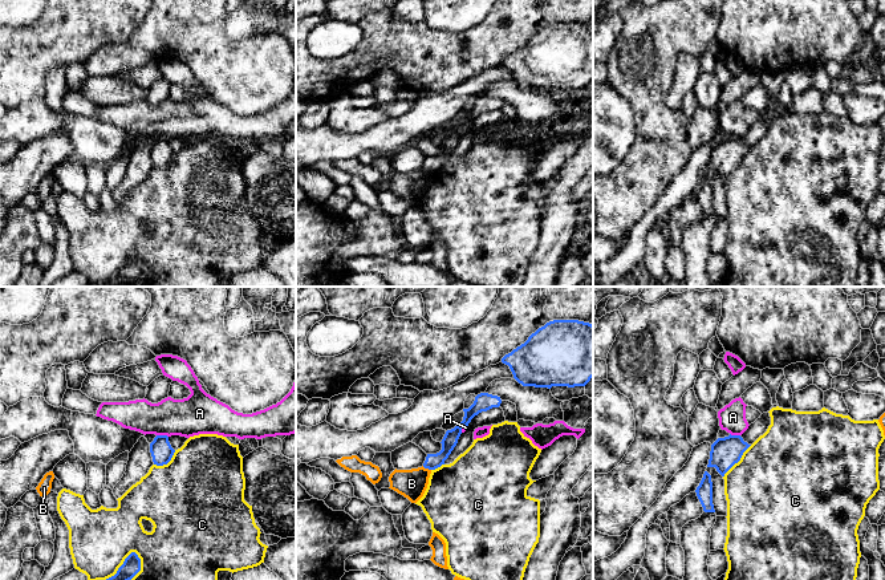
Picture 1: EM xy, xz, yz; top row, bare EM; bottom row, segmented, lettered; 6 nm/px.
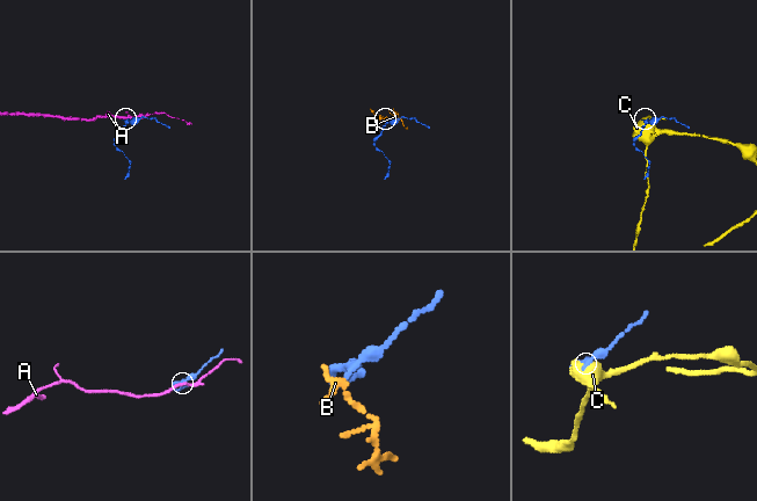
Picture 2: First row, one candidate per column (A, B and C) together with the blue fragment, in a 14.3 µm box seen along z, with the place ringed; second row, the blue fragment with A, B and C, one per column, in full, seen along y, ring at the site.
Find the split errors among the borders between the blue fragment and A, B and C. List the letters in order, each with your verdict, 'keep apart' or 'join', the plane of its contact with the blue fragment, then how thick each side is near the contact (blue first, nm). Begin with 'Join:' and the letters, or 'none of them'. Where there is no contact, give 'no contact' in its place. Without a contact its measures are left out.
Join: none of them
A: keep apart; contact in xy; calibres 130 and 240 nm
B: keep apart; contact in xz; calibres 100 and 180 nm
C: keep apart; contact in yz; calibres 180 and 500 nm

